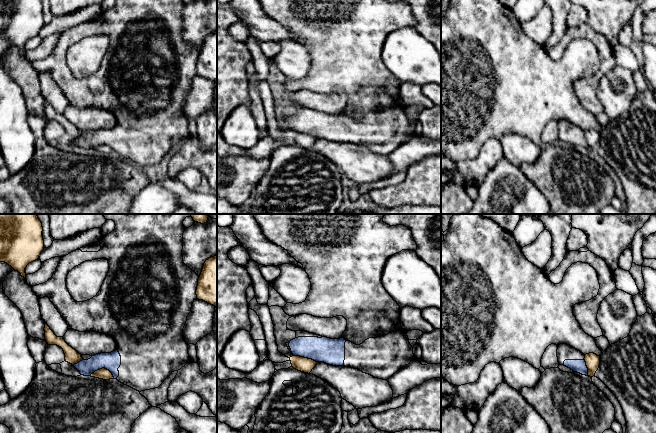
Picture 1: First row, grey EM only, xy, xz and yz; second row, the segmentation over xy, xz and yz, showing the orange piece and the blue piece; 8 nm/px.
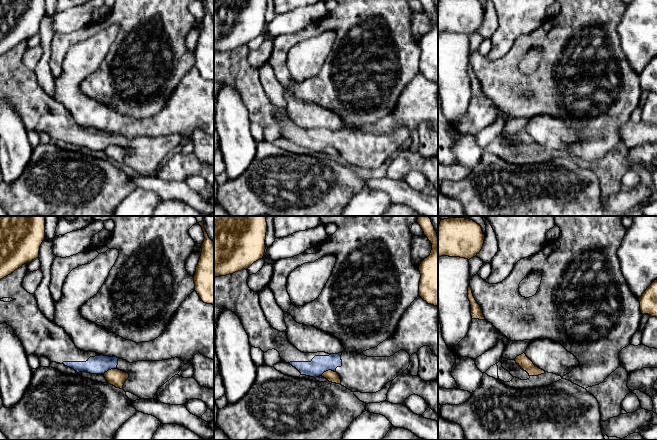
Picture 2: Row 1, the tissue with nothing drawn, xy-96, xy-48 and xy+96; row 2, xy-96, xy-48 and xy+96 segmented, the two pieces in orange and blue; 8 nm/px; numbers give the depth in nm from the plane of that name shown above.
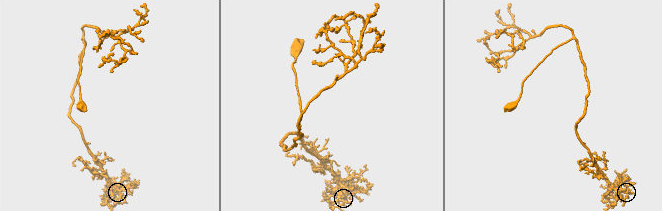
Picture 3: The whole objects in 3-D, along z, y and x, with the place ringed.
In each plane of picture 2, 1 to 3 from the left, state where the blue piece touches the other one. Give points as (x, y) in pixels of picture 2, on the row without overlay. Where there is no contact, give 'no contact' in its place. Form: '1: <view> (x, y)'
1: xy-96 (109, 146)
2: xy-48 (327, 147)
3: no contact

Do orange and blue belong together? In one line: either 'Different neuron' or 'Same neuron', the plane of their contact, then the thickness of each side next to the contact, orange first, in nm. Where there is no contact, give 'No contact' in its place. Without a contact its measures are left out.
Different neuron. Touches orange in xy. Thickness 90 nm (orange) against 140 nm

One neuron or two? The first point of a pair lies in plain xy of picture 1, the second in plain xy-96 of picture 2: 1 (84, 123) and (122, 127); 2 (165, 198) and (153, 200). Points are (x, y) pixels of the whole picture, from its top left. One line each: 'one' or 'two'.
1: one
2: one

